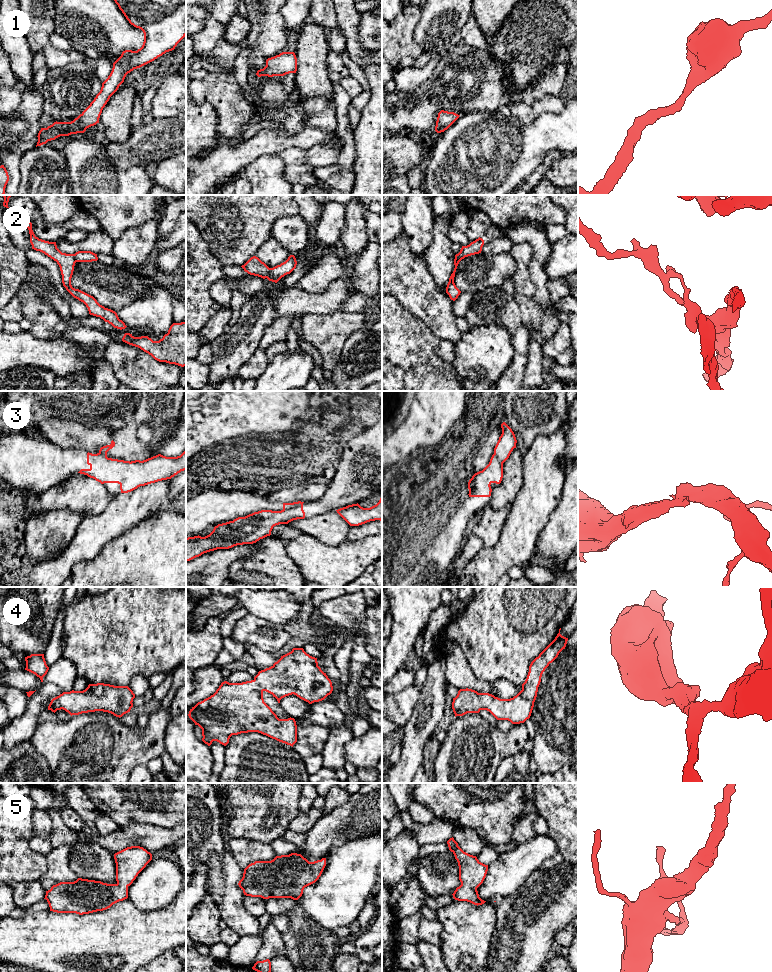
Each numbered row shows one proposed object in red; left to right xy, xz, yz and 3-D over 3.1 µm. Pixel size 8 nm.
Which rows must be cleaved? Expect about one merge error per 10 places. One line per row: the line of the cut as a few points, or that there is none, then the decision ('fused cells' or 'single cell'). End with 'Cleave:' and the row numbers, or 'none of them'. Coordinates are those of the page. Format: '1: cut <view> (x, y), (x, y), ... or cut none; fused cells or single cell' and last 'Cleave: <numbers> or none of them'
1: cut none; single cell
2: cut xz (270, 268), (270, 272), (266, 277); fused cells
3: cut xz (302, 503), (283, 510); fused cells
4: cut none; single cell
5: cut none; single cell
Cleave: 2, 3

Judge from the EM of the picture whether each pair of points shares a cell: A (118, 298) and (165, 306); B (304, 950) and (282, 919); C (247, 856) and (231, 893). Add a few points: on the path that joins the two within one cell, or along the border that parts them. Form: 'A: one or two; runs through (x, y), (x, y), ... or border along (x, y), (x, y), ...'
A: two; border along (150, 288), (116, 312)
B: two; border along (277, 913), (289, 921), (282, 934)
C: two; border along (229, 848), (233, 858), (243, 870)

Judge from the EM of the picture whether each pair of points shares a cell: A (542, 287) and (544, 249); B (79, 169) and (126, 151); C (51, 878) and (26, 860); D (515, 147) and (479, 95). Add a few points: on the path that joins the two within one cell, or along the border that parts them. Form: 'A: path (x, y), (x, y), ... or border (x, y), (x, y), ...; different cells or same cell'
A: path (539, 278), (538, 258); same cell
B: border (104, 145), (106, 156), (117, 168), (131, 167); different cells
C: border (46, 856), (46, 871), (38, 880); different cells
D: border (498, 109), (492, 112), (467, 113); different cells

